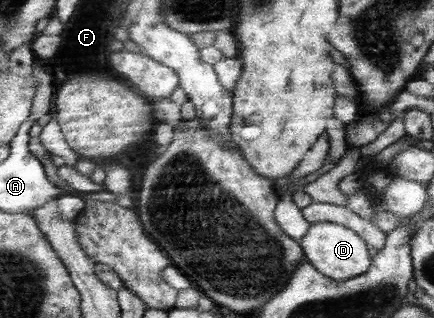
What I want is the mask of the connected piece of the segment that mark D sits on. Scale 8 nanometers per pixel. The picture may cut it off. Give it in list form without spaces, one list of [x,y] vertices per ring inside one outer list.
[[[322,221],[313,225],[301,244],[307,253],[307,259],[320,272],[338,282],[364,276],[371,271],[374,264],[369,243],[363,237],[360,237],[356,230],[336,222]]]

